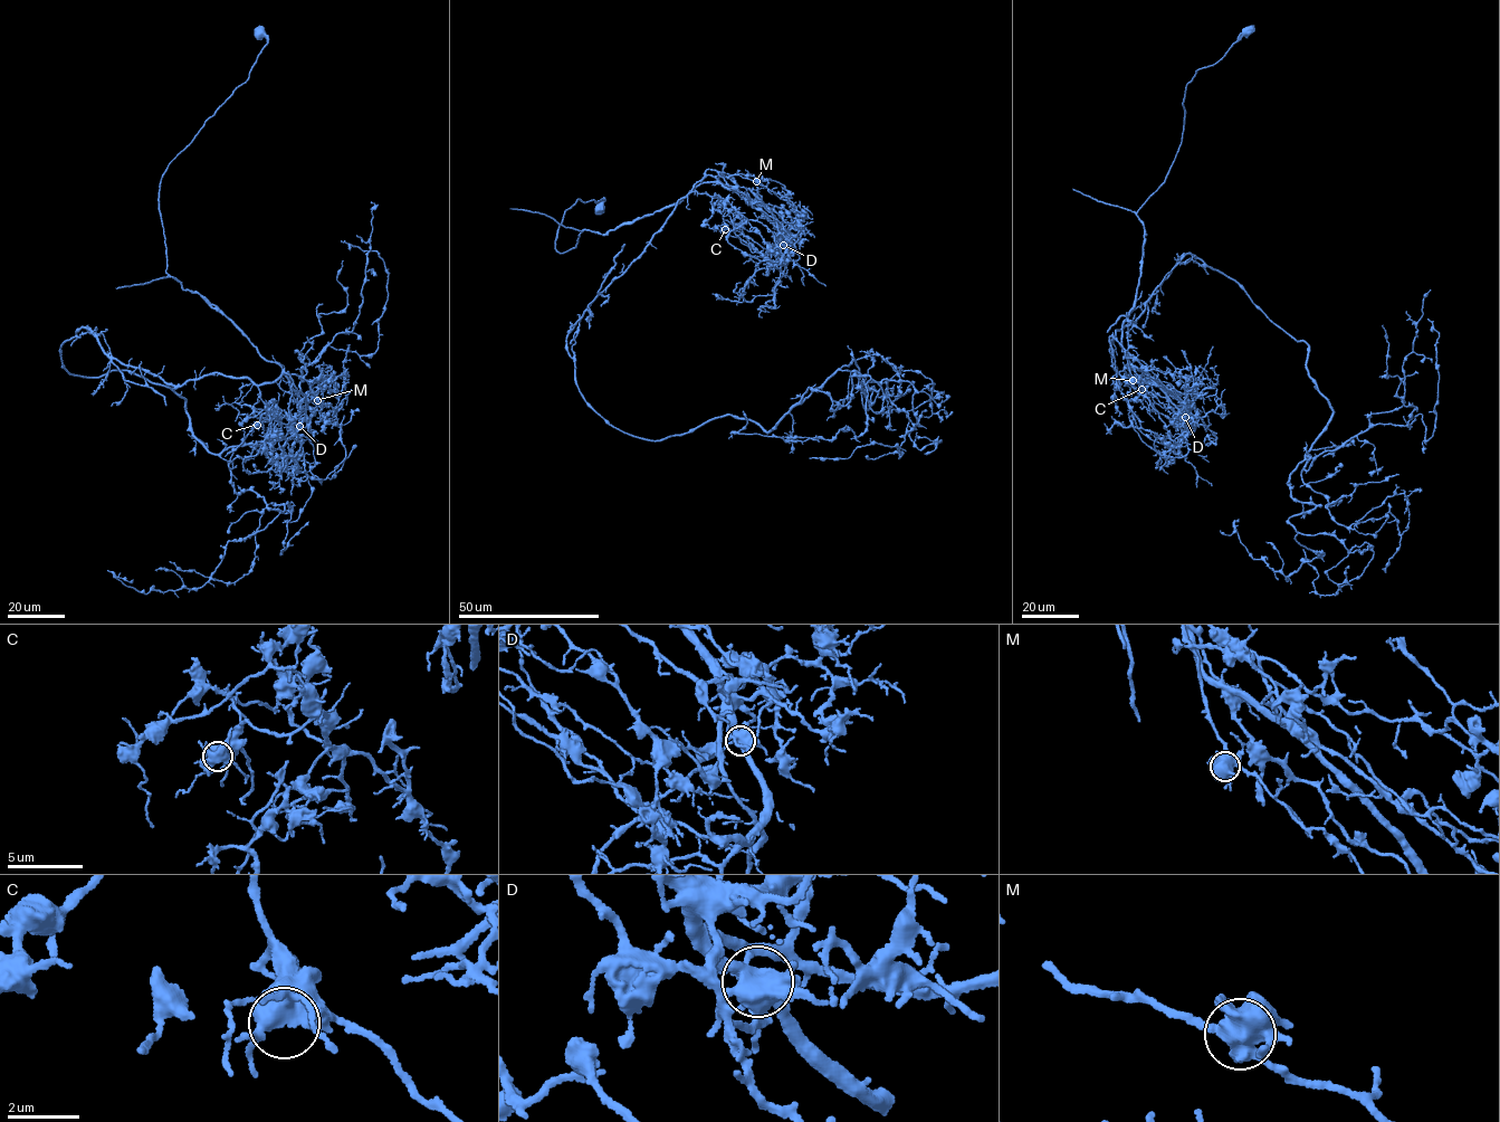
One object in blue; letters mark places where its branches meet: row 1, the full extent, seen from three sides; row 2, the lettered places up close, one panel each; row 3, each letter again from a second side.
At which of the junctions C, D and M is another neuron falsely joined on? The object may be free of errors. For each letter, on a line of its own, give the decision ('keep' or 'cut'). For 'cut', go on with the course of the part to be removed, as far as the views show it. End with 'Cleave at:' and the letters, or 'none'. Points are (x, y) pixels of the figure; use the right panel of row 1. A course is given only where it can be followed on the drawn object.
C: keep
D: cut | (1185, 417), (1125, 354), (1121, 325), (1145, 240), (1136, 215), (1182, 140), (1186, 86), (1251, 26)
M: keep
Cleave at: D

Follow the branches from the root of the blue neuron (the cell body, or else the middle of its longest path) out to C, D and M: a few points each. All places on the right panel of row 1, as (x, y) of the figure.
C: (1245, 31), (1186, 85), (1178, 151), (1136, 215), (1137, 293), (1121, 345), (1108, 341), (1115, 370), (1142, 389)
D: (1245, 31), (1186, 85), (1178, 151), (1136, 215), (1146, 239), (1123, 351), (1185, 417)
M: (1245, 31), (1186, 85), (1178, 151), (1164, 182), (1138, 209), (1146, 239), (1142, 272), (1119, 343), (1133, 380)

